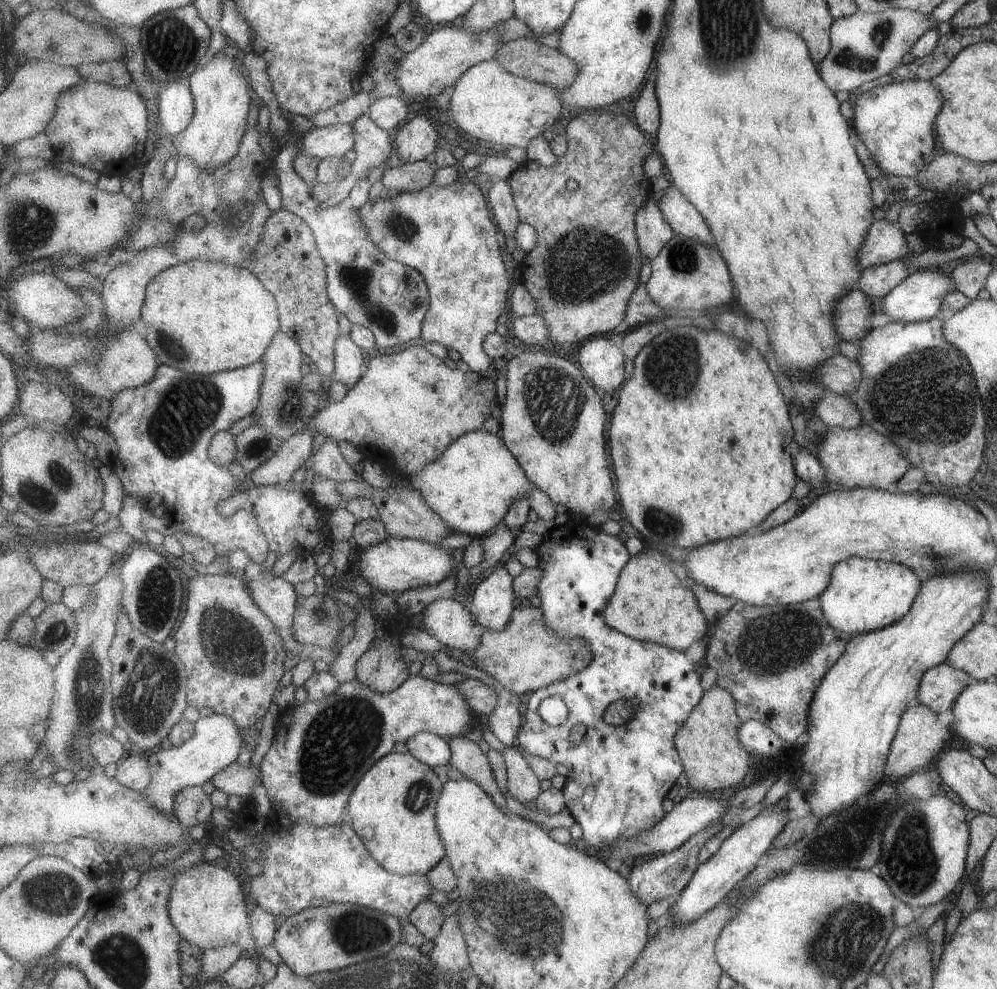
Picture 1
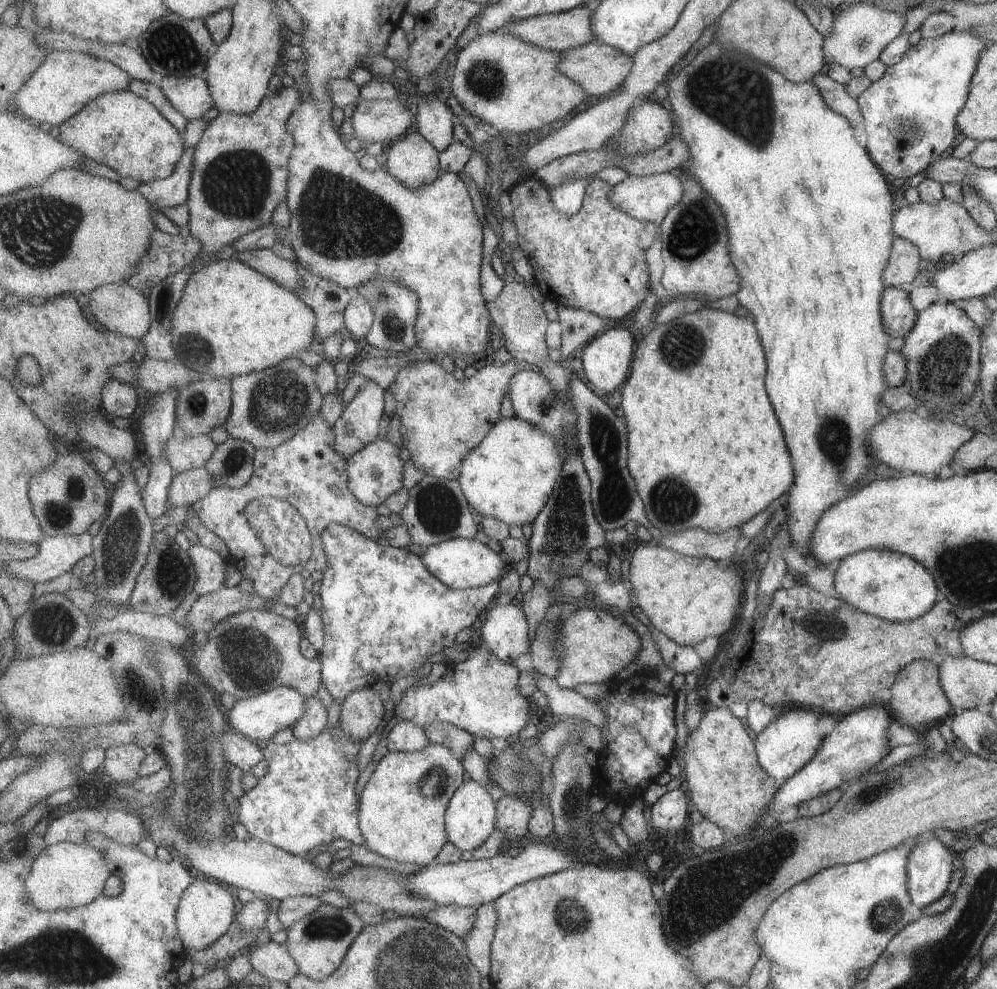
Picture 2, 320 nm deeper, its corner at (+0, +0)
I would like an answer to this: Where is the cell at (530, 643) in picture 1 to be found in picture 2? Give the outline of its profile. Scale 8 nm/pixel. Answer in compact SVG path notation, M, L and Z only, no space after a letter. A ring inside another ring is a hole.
M580 605L575 612L567 614L559 636L557 642L558 649L562 652L562 671L558 674L557 680L564 689L573 689L581 683L604 684L611 682L616 674L619 674L623 668L627 668L639 656L641 644L643 644L641 636L623 619L606 610L589 609Z

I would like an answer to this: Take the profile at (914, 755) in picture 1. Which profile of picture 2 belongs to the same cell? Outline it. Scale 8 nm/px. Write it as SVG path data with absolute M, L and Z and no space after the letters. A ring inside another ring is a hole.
M915 659L901 668L896 681L890 686L891 697L887 702L890 713L899 723L924 733L931 726L938 726L939 720L951 710L946 694L941 688L939 670L929 659Z

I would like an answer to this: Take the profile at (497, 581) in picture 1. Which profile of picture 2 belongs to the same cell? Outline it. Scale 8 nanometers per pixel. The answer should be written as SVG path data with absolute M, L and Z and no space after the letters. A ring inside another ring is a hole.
M515 604L493 605L485 614L482 640L503 662L515 662L521 654L531 654L531 626L525 611Z

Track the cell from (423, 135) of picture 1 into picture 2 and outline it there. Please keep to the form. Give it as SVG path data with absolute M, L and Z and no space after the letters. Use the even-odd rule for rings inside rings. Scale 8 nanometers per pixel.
M416 128L390 145L387 169L413 190L434 183L443 175L439 150Z

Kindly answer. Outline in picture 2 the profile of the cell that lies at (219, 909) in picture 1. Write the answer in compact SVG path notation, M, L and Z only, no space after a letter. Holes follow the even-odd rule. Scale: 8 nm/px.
M198 875L184 892L176 910L179 932L186 952L204 951L214 945L230 929L237 917L235 910L237 910L237 902L229 890L225 890L217 882L207 880L206 876Z

